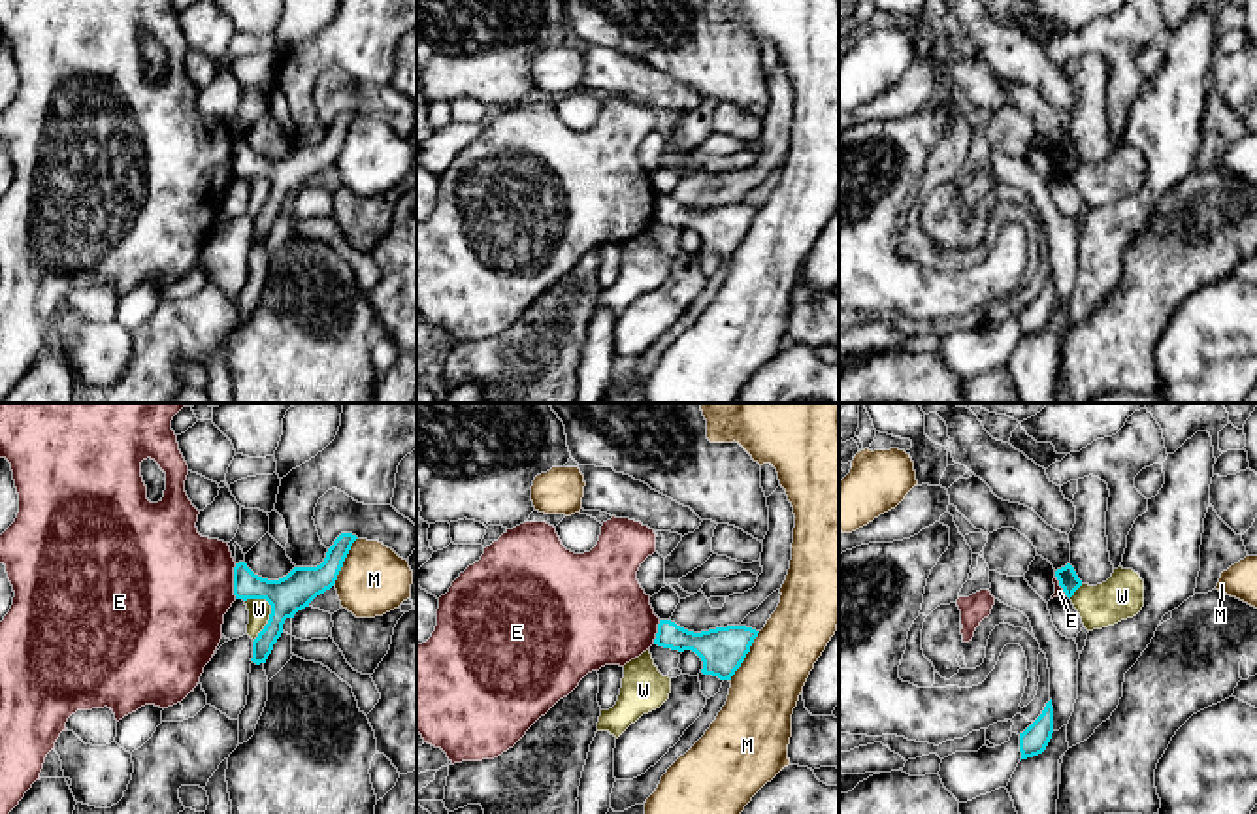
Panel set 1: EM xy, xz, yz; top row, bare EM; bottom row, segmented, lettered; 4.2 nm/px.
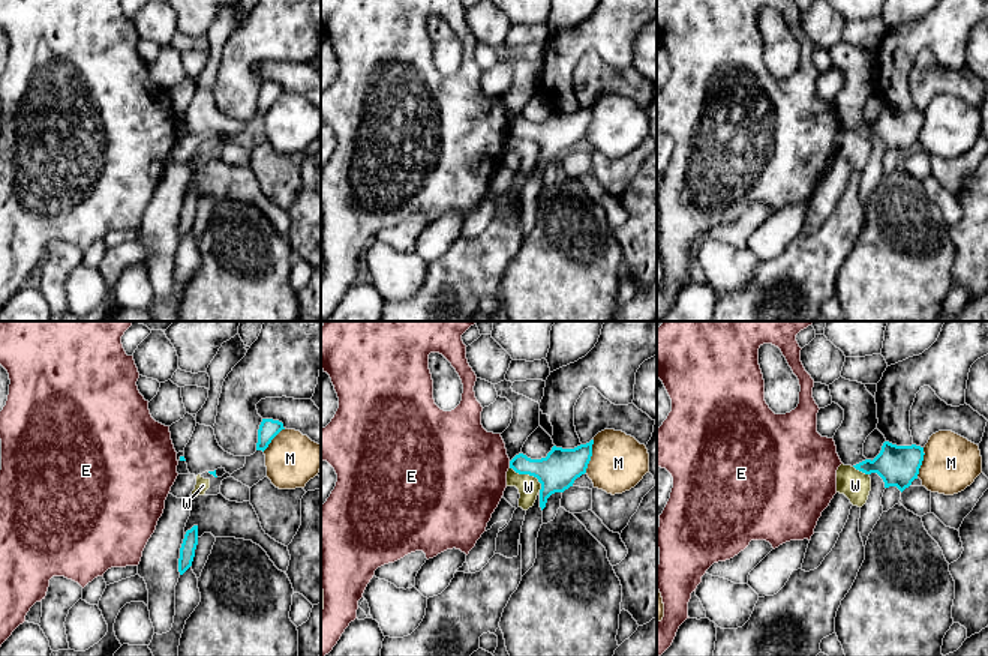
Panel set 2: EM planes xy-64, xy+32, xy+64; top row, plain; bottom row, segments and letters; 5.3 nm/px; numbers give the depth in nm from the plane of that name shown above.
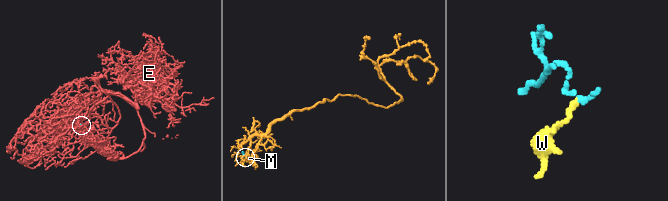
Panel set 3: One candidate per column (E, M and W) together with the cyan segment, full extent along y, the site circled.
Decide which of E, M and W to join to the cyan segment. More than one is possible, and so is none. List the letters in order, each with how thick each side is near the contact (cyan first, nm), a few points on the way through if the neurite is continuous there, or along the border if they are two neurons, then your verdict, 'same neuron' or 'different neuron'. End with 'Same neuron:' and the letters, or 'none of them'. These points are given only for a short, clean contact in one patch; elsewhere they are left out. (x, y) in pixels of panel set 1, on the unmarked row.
E: 160 nm thick on the cyan side, 480 nm on the other; border along xy (236, 142), (234, 176); different neuron
M: 200 nm thick on the cyan side, 300 nm on the other; border along xz (760, 210), (730, 259); different neuron
W: 160 nm thick on the cyan side, 100 nm on the other; border along xy (264, 176), (270, 183), (270, 196), (253, 219); different neuron
Same neuron: none of them

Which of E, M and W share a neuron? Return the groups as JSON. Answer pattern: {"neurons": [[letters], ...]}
{"neurons": [["E"], ["M"], ["W"]]}

